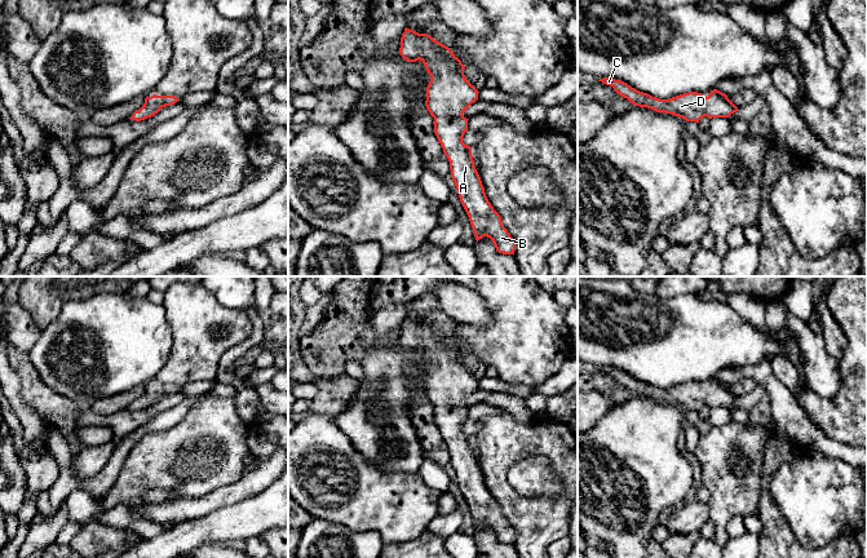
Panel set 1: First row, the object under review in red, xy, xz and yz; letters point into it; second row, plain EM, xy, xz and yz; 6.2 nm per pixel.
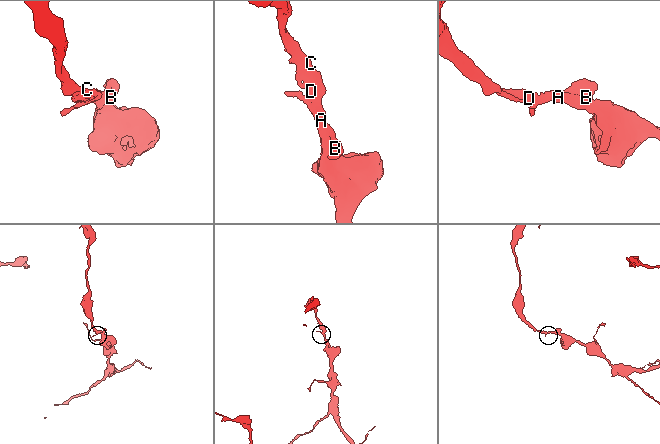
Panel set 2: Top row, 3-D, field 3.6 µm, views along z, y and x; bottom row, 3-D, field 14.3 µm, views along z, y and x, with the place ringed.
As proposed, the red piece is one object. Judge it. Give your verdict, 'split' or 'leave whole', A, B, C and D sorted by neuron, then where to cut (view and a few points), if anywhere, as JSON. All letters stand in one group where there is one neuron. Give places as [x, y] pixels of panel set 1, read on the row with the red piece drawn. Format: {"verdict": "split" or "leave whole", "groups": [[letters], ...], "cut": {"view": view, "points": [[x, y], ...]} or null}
{"verdict": "leave whole", "groups": [["A", "B", "C", "D"]], "cut": null}

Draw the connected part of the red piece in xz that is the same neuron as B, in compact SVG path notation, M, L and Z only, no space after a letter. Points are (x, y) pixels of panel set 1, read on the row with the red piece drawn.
M407 27L401 37L399 53L408 62L420 59L430 75L425 106L434 118L434 133L450 161L451 178L475 240L487 236L499 253L514 254L516 242L486 196L472 147L463 142L469 120L463 114L479 93L466 80L465 66L448 46Z

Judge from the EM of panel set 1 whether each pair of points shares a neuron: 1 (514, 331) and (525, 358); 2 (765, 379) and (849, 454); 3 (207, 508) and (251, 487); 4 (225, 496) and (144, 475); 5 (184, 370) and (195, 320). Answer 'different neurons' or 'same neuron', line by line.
1: same neuron
2: same neuron
3: same neuron
4: different neurons
5: same neuron

